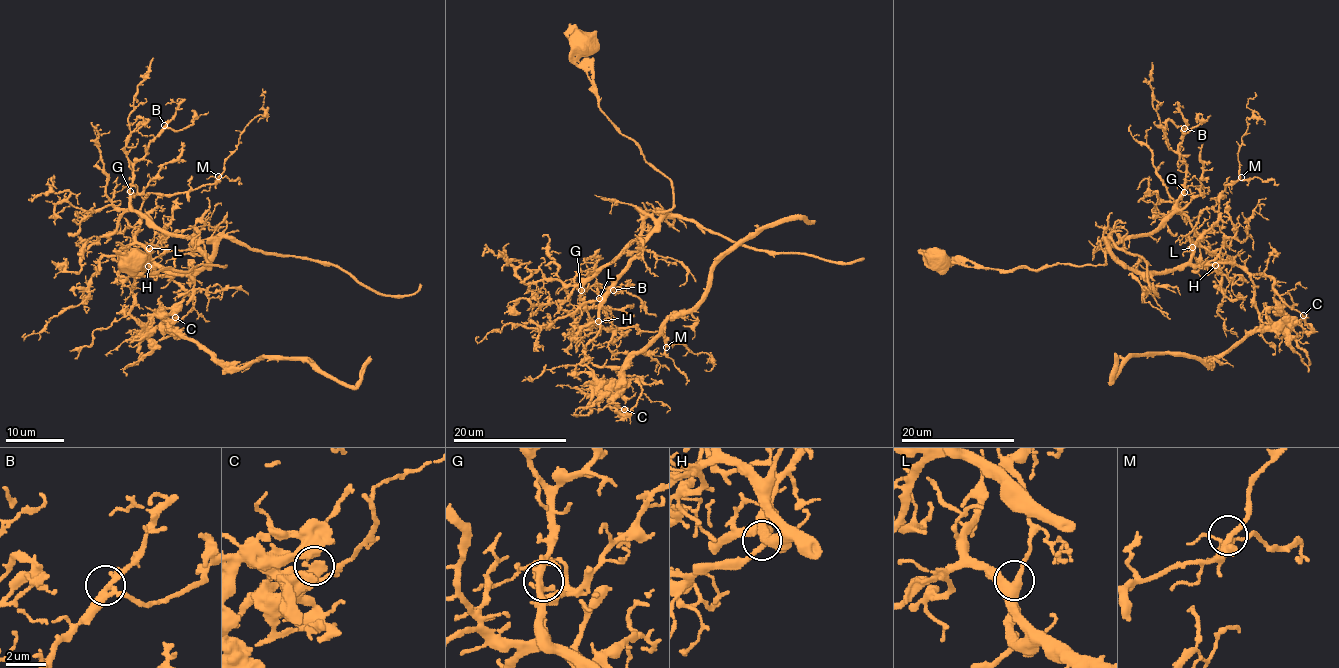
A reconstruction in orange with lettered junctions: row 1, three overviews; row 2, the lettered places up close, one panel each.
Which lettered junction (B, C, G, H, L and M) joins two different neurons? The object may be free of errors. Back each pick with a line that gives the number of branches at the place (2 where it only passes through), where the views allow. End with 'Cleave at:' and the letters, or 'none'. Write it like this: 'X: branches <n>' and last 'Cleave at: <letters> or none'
C: branches 3
Cleave at: C

